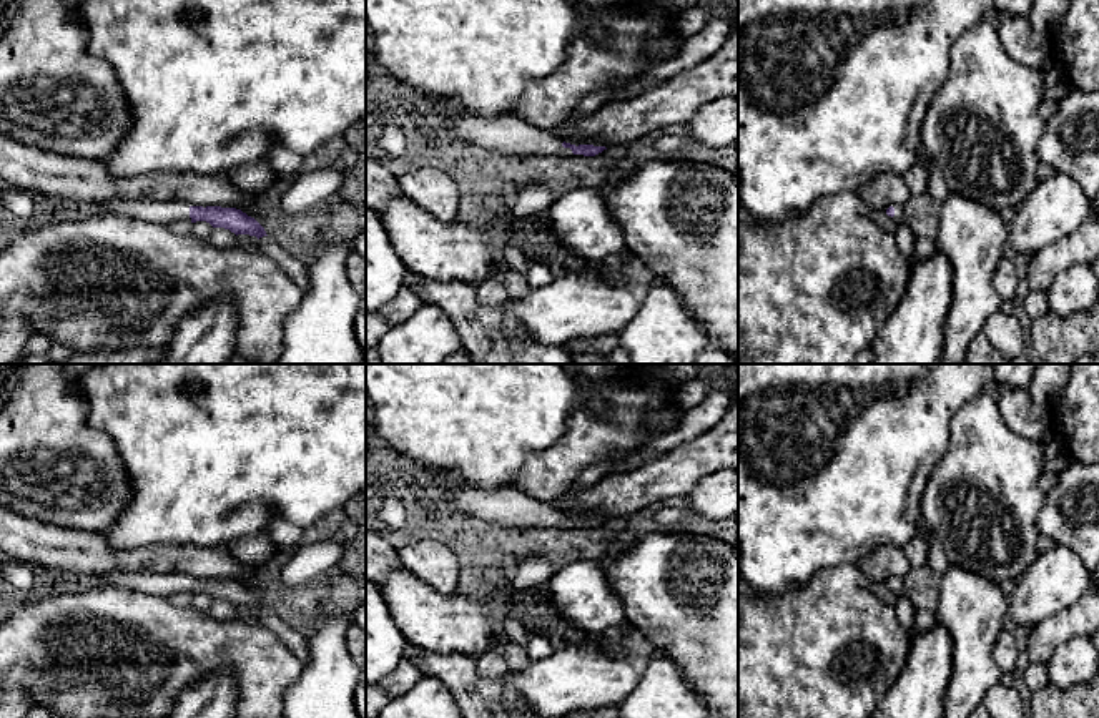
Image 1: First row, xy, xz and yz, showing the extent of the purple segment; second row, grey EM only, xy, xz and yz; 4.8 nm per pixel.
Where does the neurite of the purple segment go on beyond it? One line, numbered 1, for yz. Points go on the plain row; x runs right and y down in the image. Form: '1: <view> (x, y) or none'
1: none

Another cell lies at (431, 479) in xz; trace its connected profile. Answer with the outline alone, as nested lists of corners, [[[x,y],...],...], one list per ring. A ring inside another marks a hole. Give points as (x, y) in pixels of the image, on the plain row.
[[[422,470],[422,485],[431,492],[436,489],[462,489],[466,480],[457,470]]]

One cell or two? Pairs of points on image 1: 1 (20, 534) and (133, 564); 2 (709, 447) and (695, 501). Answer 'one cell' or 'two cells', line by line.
1: one cell
2: two cells

